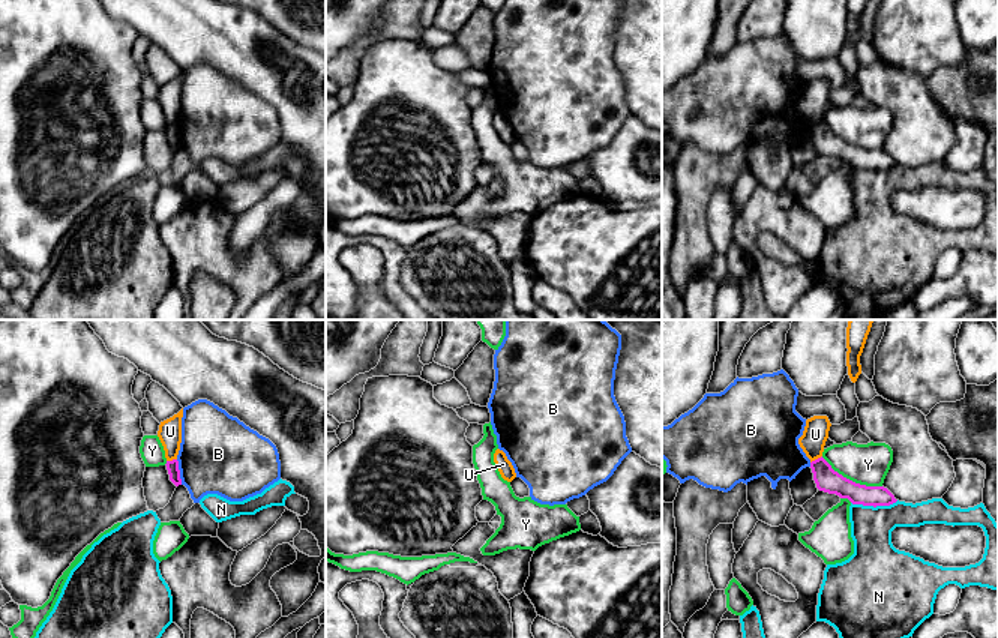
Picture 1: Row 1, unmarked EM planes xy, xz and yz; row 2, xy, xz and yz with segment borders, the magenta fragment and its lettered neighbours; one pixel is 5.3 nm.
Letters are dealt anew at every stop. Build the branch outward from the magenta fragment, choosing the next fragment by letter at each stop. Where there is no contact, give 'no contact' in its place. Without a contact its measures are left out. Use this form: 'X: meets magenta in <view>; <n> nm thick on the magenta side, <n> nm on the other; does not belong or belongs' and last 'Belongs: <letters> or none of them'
B: meets magenta in xy; 60 nm thick on the magenta side, 420 nm on the other; does not belong
N: meets magenta in yz; 110 nm thick on the magenta side, 220 nm on the other; does not belong
U: meets magenta in yz; 130 nm thick on the magenta side, 140 nm on the other; does not belong
Y: meets magenta in yz; 130 nm thick on the magenta side, 220 nm on the other; does not belong
Belongs: none of them

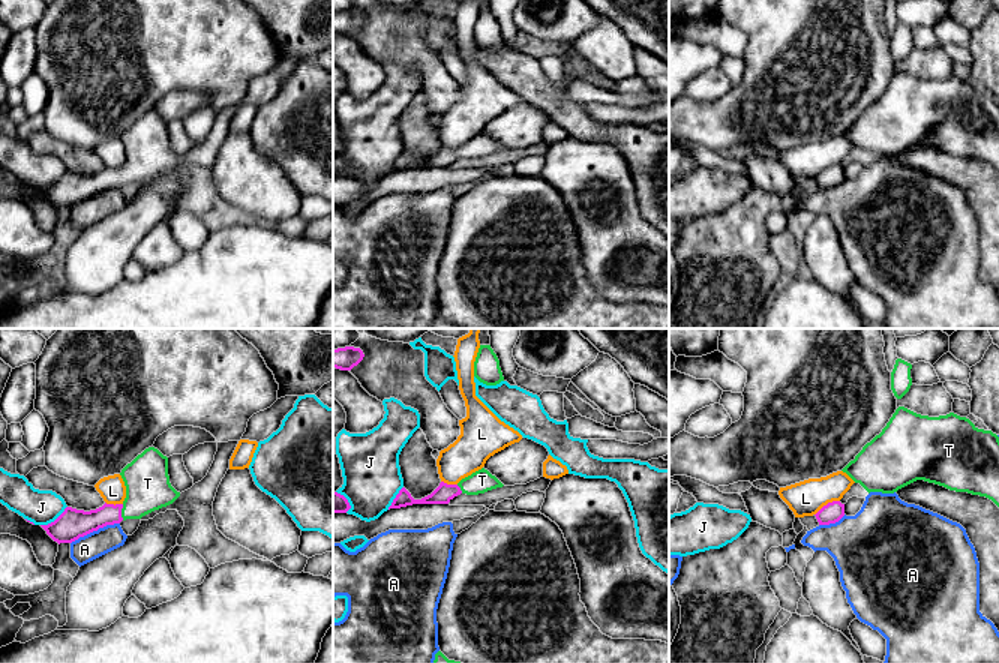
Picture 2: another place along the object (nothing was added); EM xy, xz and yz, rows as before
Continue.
A: meets magenta in xy; 160 nm thick on the magenta side, 140 nm on the other; does not belong
J: meets magenta in xy; 160 nm thick on the magenta side, 190 nm on the other; does not belong
L: meets magenta in yz; 110 nm thick on the magenta side, 190 nm on the other; does not belong
T: meets magenta in xy; 150 nm thick on the magenta side, 240 nm on the other; belongs
Belongs: T

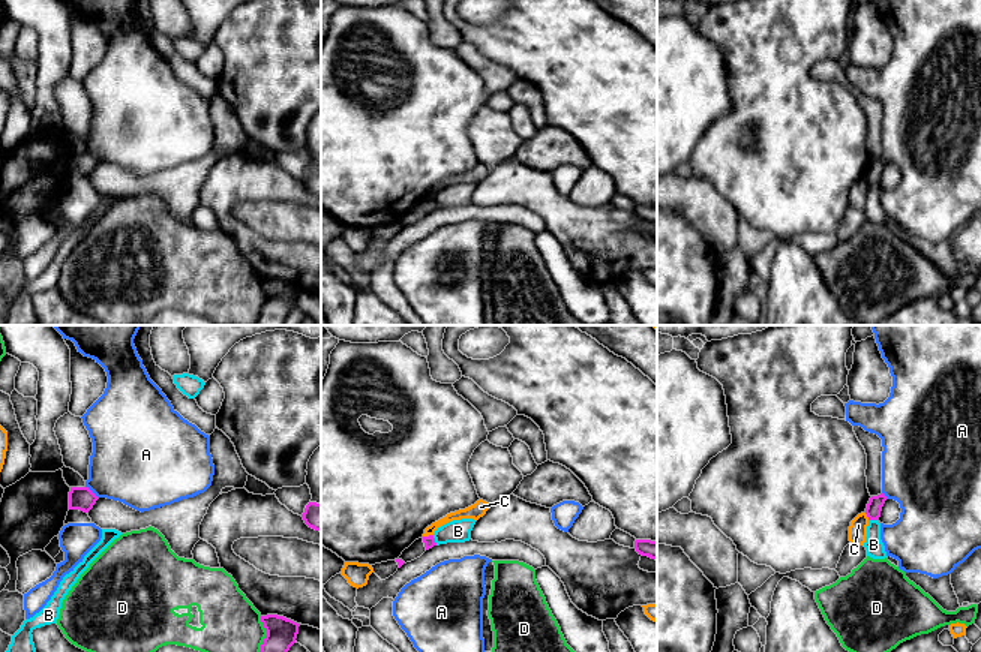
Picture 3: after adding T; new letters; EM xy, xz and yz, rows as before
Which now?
A: meets magenta in xy; 130 nm thick on the magenta side, 400 nm on the other; does not belong
B: meets magenta in xz; 60 nm thick on the magenta side, 130 nm on the other; does not belong
C: meets magenta in xz; 60 nm thick on the magenta side, 60 nm on the other; does not belong
D: meets magenta in xy; 160 nm thick on the magenta side, 300 nm on the other; does not belong
Belongs: none of them

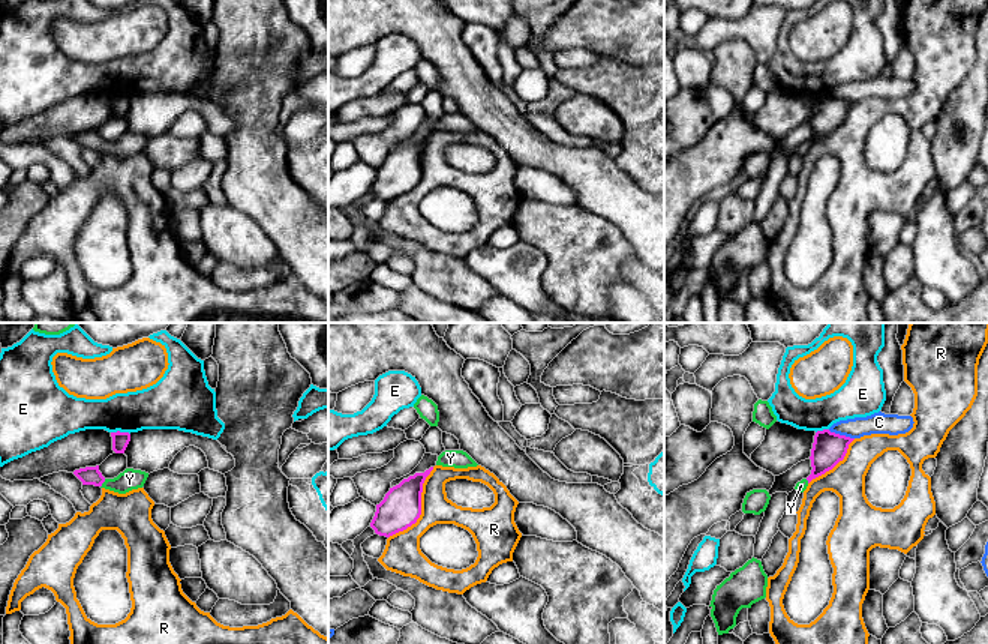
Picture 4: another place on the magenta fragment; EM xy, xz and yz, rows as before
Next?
C: meets magenta in yz; 180 nm thick on the magenta side, 110 nm on the other; does not belong
E: meets magenta in xy; 90 nm thick on the magenta side, 240 nm on the other; does not belong
R: meets magenta in xz; 220 nm thick on the magenta side, 190 nm on the other; does not belong
Y: meets magenta in xy; 100 nm thick on the magenta side, 110 nm on the other; belongs
Belongs: Y

